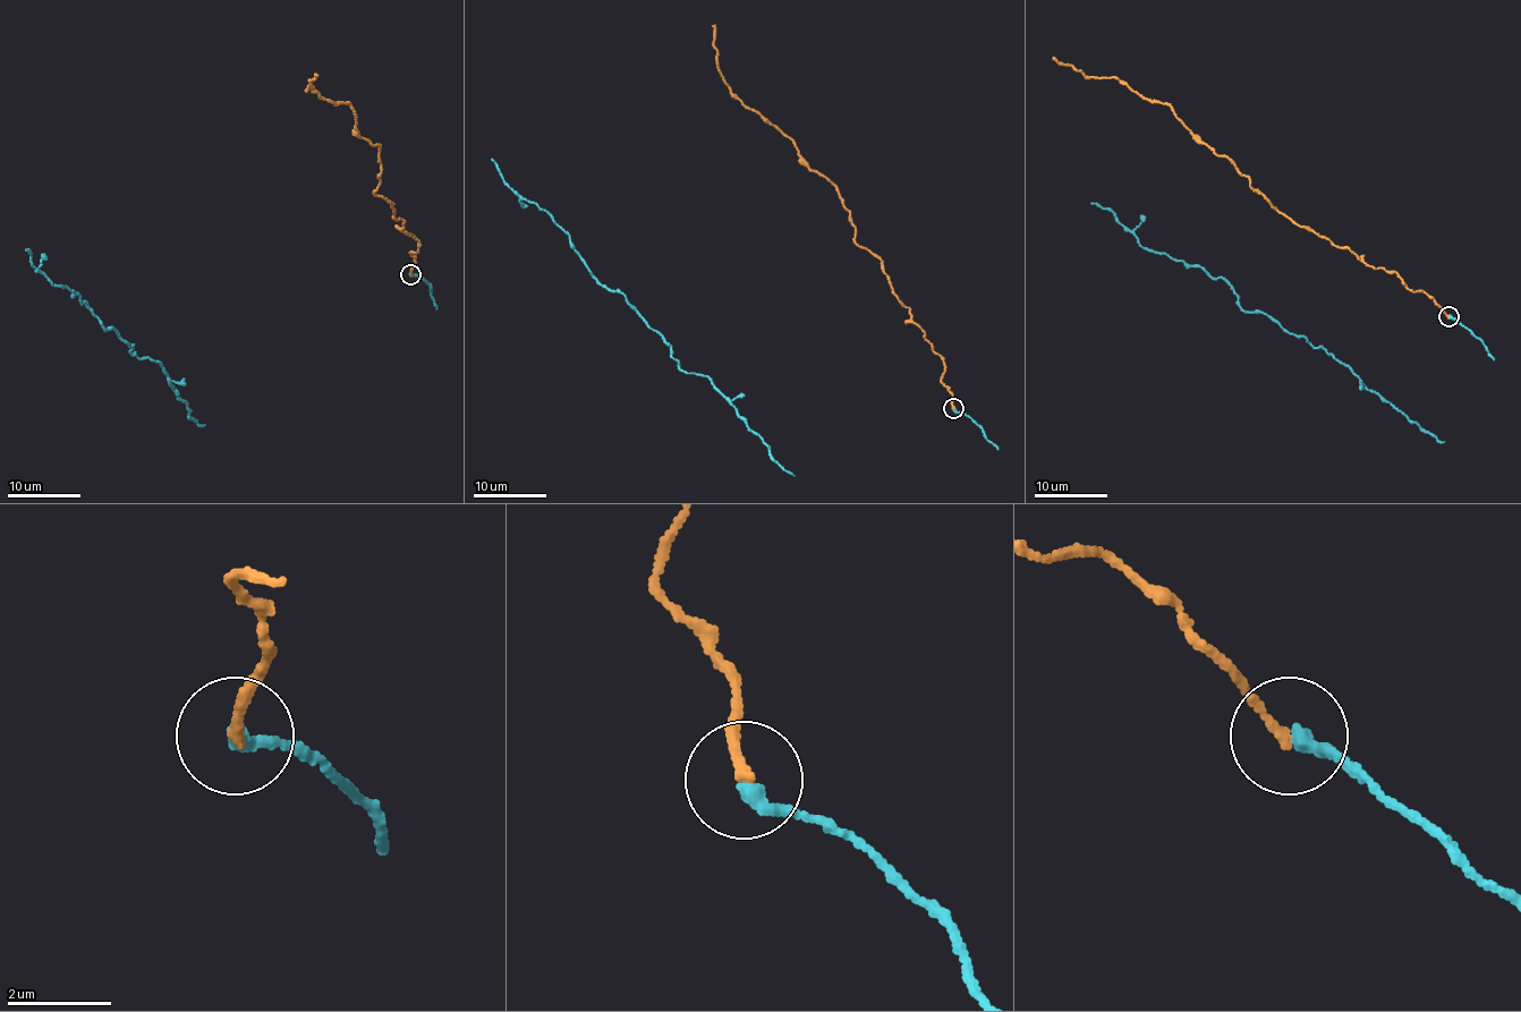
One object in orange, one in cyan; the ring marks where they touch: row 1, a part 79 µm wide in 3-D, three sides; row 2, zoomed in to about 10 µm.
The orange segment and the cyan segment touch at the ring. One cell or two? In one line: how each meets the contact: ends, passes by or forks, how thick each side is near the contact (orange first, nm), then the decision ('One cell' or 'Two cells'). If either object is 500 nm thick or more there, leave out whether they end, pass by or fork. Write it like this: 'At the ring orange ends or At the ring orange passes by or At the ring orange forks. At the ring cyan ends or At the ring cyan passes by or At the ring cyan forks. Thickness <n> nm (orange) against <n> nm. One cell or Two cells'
At the ring orange ends. At the ring cyan ends. Thickness 200 nm (orange) against 320 nm. One cell

